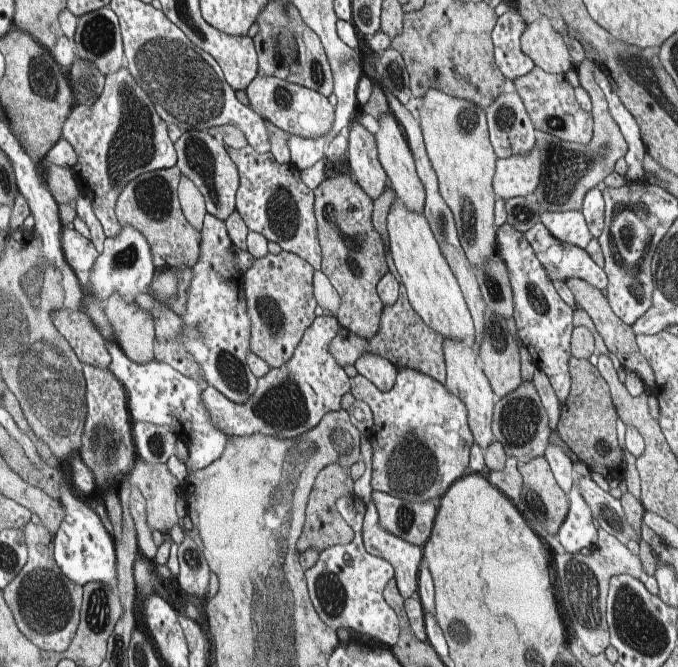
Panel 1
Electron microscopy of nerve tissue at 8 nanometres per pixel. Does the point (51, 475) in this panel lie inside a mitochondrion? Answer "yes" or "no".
no

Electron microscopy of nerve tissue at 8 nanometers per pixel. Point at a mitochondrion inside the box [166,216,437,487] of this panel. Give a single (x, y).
(284, 409)

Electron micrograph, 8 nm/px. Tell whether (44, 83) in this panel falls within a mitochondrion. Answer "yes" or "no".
yes

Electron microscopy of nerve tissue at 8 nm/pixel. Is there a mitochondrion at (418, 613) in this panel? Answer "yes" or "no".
no

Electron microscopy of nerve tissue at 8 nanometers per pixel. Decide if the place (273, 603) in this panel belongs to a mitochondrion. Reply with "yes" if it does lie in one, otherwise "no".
yes

